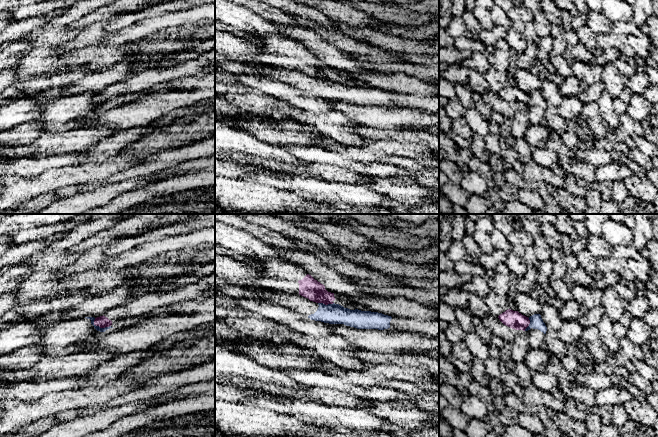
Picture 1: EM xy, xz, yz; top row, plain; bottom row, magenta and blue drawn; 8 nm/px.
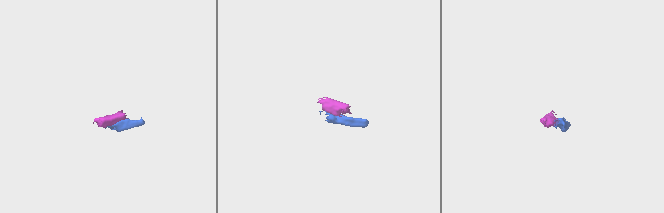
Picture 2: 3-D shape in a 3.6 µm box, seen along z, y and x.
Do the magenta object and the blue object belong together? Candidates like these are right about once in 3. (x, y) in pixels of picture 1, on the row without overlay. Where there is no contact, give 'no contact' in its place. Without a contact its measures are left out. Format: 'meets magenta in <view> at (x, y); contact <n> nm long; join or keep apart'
meets magenta in xy at (101, 103); contact 150 nm long; keep apart

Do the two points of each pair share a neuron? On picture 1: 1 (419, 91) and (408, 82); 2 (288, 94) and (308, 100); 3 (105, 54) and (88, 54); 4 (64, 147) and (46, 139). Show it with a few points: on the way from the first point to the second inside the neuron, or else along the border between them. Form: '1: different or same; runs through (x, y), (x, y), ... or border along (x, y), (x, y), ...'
1: same; runs through (416, 88), (411, 85)
2: same; runs through (293, 95), (303, 100)
3: same; runs through (101, 54), (92, 54)
4: same; runs through (60, 143), (50, 143)

